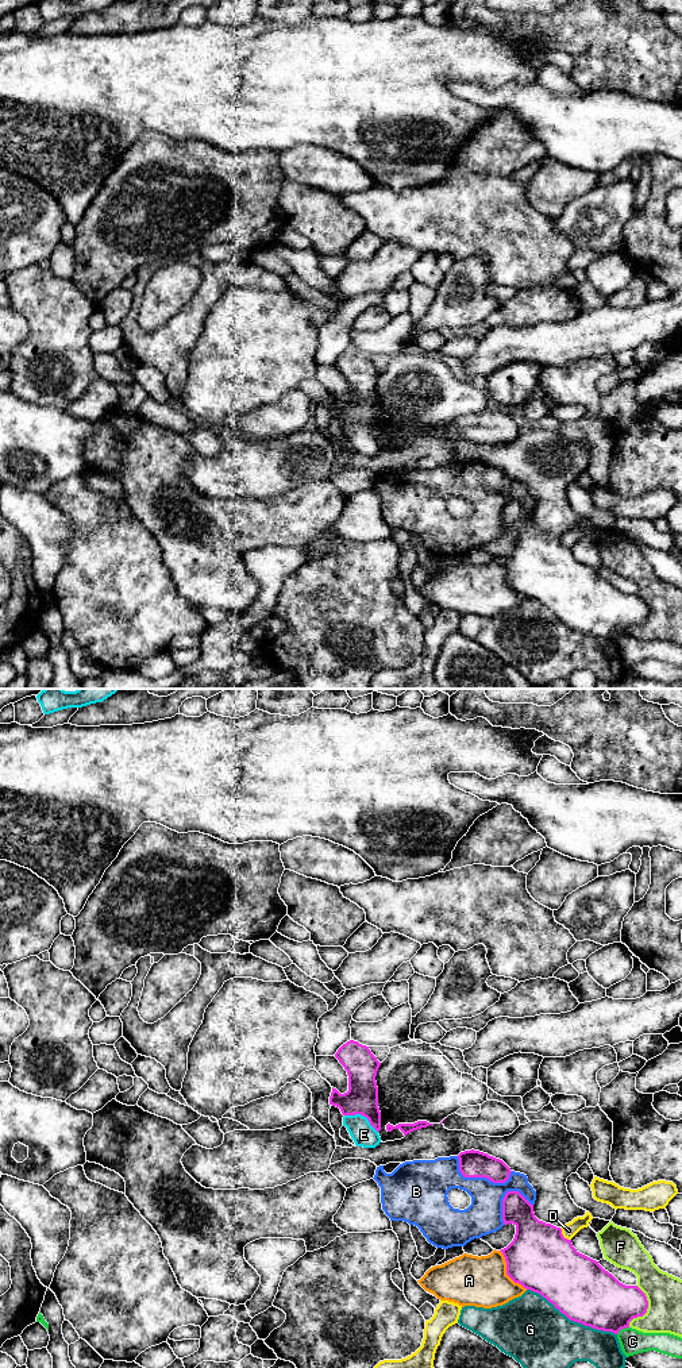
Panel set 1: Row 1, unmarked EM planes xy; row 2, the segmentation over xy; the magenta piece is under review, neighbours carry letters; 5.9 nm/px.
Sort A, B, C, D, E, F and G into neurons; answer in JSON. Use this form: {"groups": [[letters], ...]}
{"groups": [["A"], ["B"], ["C"], ["D"], ["E"], ["F"], ["G"]]}

